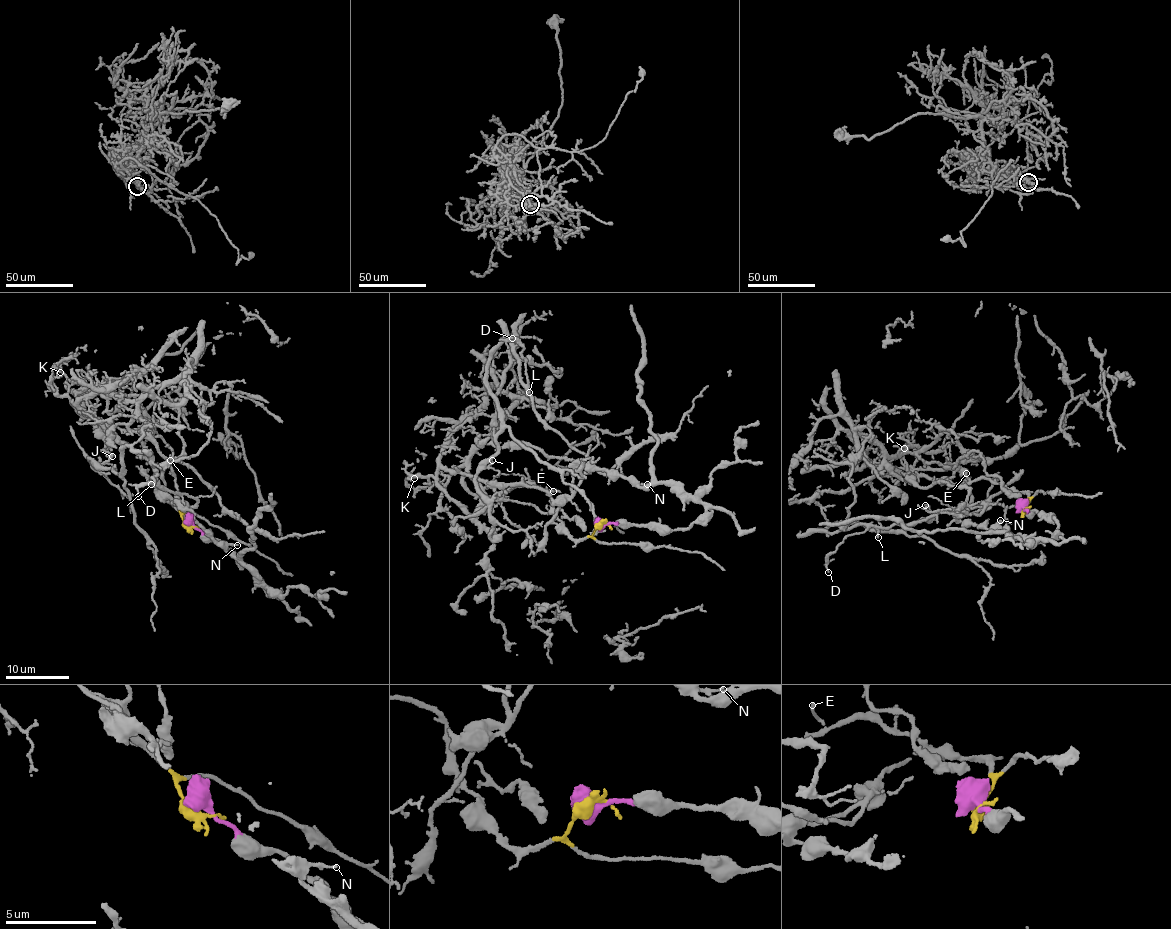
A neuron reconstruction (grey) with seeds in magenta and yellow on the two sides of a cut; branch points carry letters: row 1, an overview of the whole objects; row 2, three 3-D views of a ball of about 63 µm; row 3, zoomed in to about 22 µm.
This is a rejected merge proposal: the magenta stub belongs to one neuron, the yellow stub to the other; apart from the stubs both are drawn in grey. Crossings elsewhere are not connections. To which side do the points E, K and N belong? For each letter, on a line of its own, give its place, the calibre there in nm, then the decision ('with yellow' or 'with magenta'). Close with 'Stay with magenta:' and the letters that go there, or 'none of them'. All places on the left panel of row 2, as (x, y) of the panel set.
E: at (170, 460); 130 nm thick; with yellow
K: at (60, 372); 100 nm thick; with yellow
N: at (237, 545); 160 nm thick; with magenta
Stay with magenta: N

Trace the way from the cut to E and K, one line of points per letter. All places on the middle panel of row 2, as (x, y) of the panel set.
E: (599, 525), (590, 536), (576, 540), (572, 538), (553, 511), (547, 494), (553, 491)
K: (599, 525), (576, 540), (553, 511), (546, 492), (518, 483), (440, 468), (430, 476), (410, 475), (414, 478)

